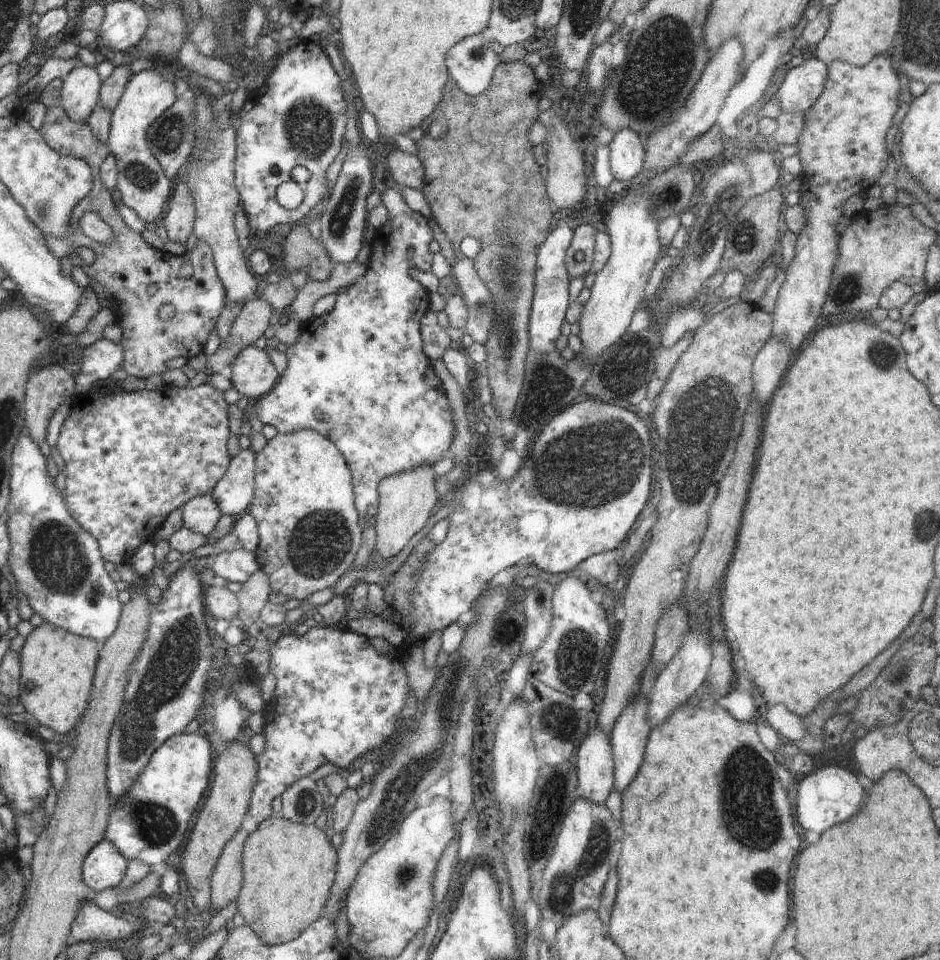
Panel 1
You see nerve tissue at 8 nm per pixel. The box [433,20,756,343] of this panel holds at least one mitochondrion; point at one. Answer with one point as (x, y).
(477, 53)

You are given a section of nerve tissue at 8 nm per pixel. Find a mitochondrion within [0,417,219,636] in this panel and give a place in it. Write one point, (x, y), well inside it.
(58, 560)

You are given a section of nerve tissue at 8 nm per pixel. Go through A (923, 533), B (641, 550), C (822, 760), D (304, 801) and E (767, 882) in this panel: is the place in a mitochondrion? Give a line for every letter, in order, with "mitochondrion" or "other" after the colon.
A: mitochondrion
B: other
C: other
D: mitochondrion
E: mitochondrion

